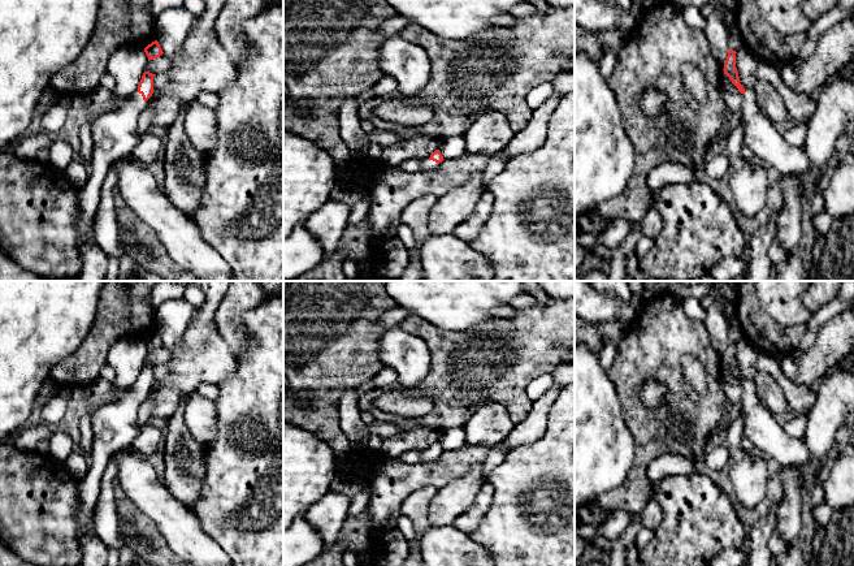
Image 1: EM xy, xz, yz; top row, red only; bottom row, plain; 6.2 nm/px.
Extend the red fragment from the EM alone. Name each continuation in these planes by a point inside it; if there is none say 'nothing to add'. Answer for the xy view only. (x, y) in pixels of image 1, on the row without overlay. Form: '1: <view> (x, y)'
1: xy (116, 424)

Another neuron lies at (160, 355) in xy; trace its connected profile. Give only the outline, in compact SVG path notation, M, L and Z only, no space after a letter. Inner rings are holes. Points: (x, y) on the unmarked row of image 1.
M162 345L160 349L156 349L153 351L149 351L146 357L146 363L149 363L152 366L159 366L161 363L165 363L170 358L170 351Z

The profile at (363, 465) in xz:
M350 450L346 455L347 463L343 474L347 478L365 480L368 484L381 466L383 454L365 450Z

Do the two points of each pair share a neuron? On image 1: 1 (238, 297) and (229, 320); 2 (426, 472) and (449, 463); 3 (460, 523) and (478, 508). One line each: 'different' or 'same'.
1: same
2: same
3: same

